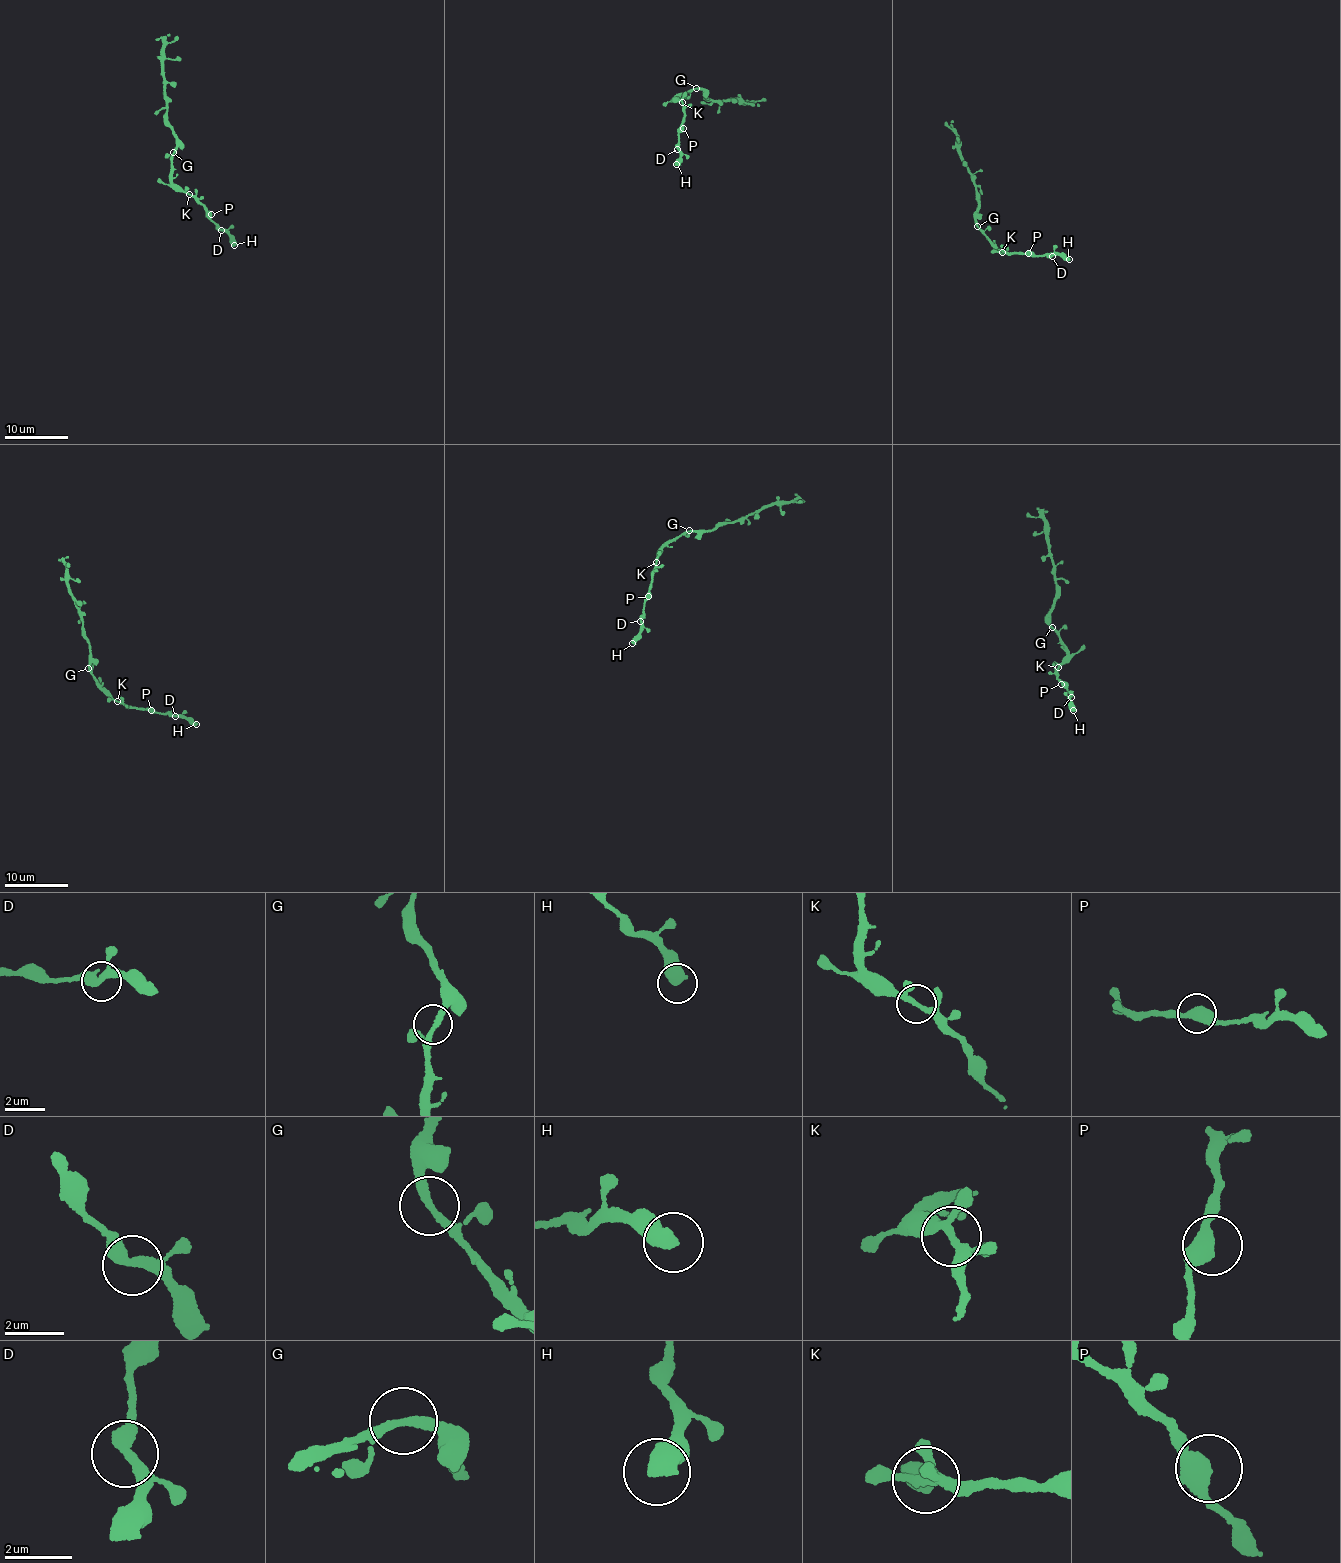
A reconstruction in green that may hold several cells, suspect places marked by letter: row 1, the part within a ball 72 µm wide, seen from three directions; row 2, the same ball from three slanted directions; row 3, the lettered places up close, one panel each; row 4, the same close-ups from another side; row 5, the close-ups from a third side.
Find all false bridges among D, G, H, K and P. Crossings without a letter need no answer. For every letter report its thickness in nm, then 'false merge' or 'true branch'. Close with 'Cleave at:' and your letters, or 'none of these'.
D: 300 nm | true branch
G: 220 nm | true branch
H: 600 nm | true branch
K: 190 nm | true branch
P: 480 nm | true branch
Cleave at: none of these

